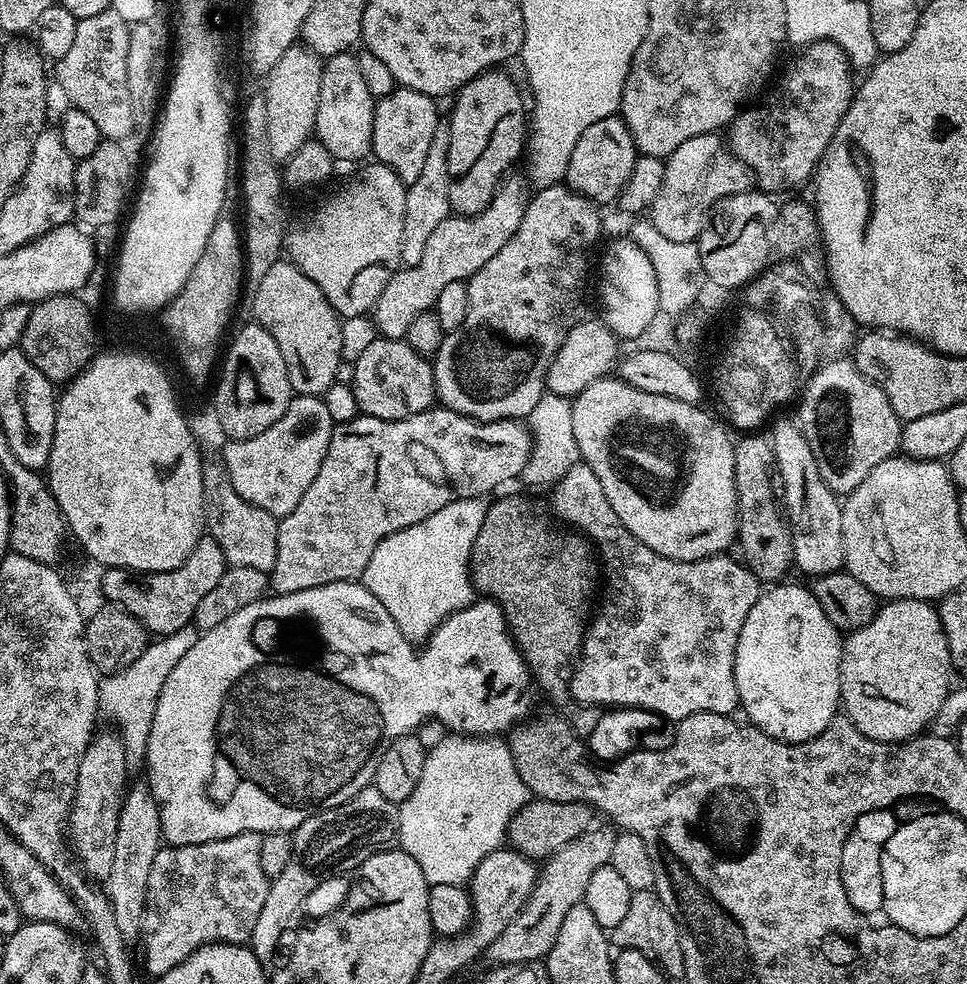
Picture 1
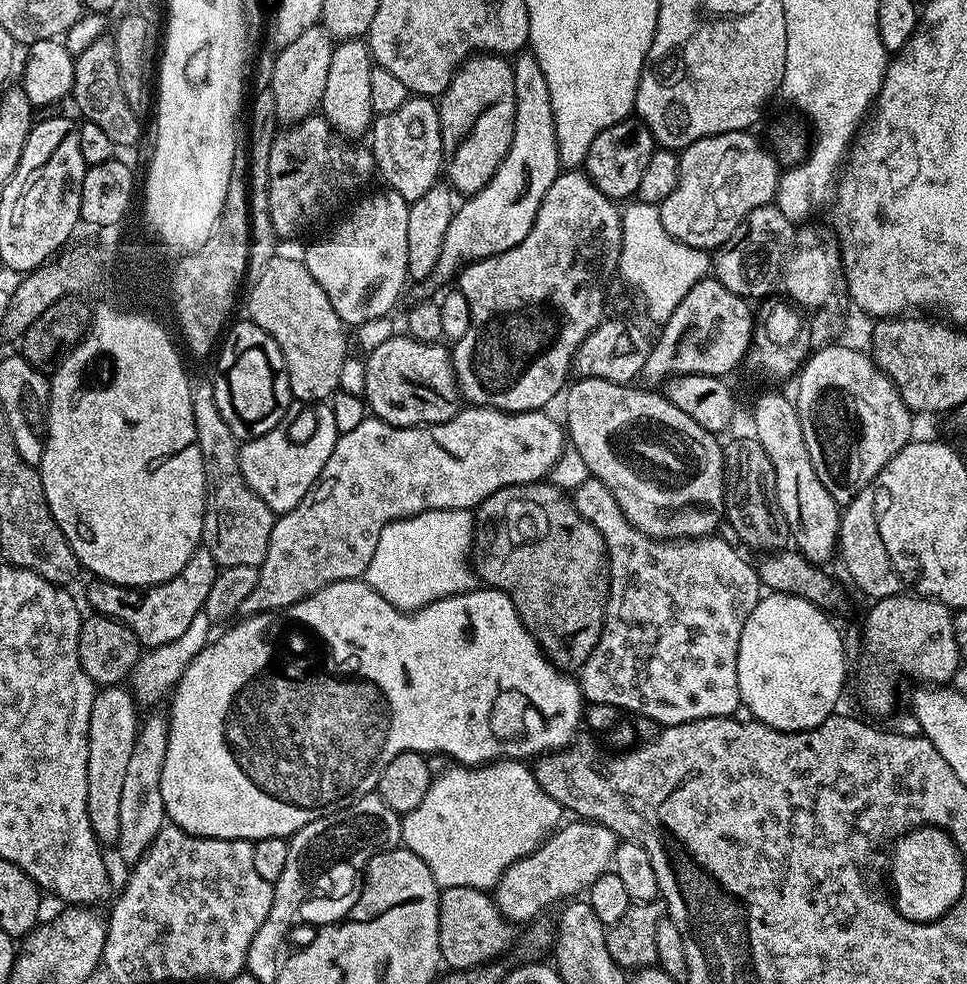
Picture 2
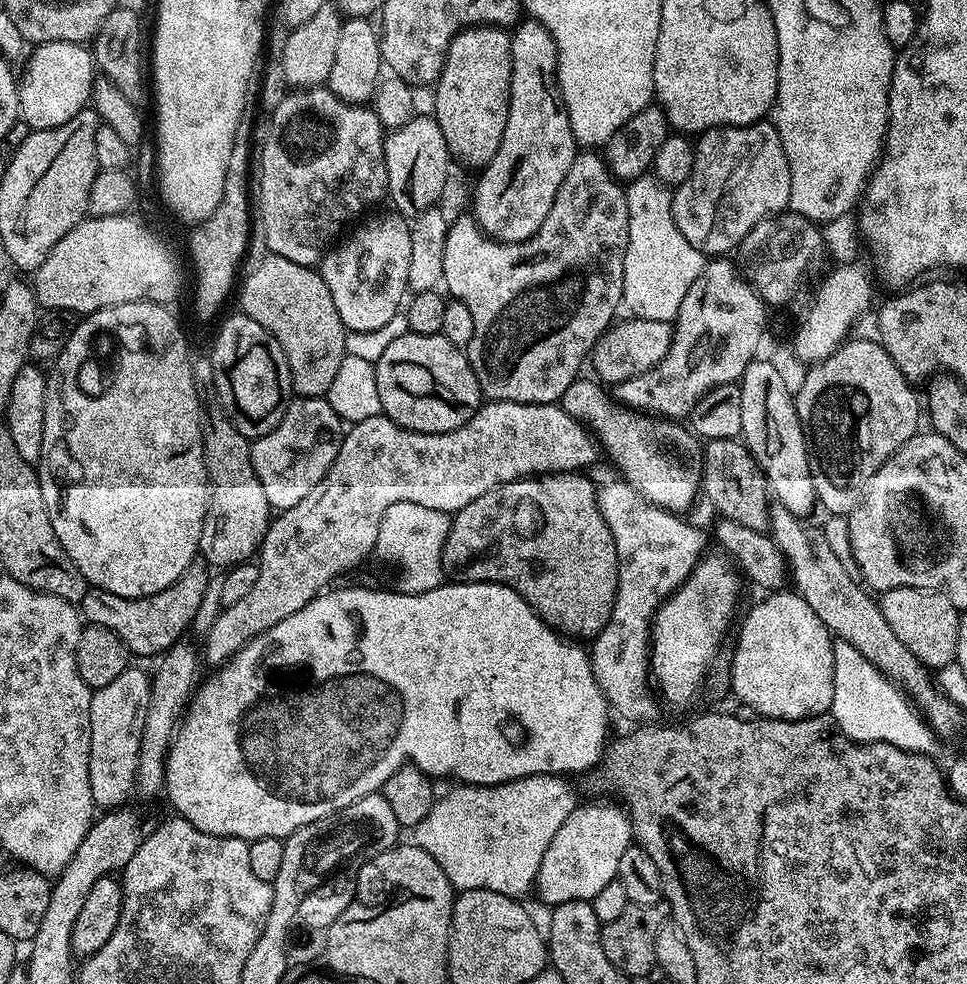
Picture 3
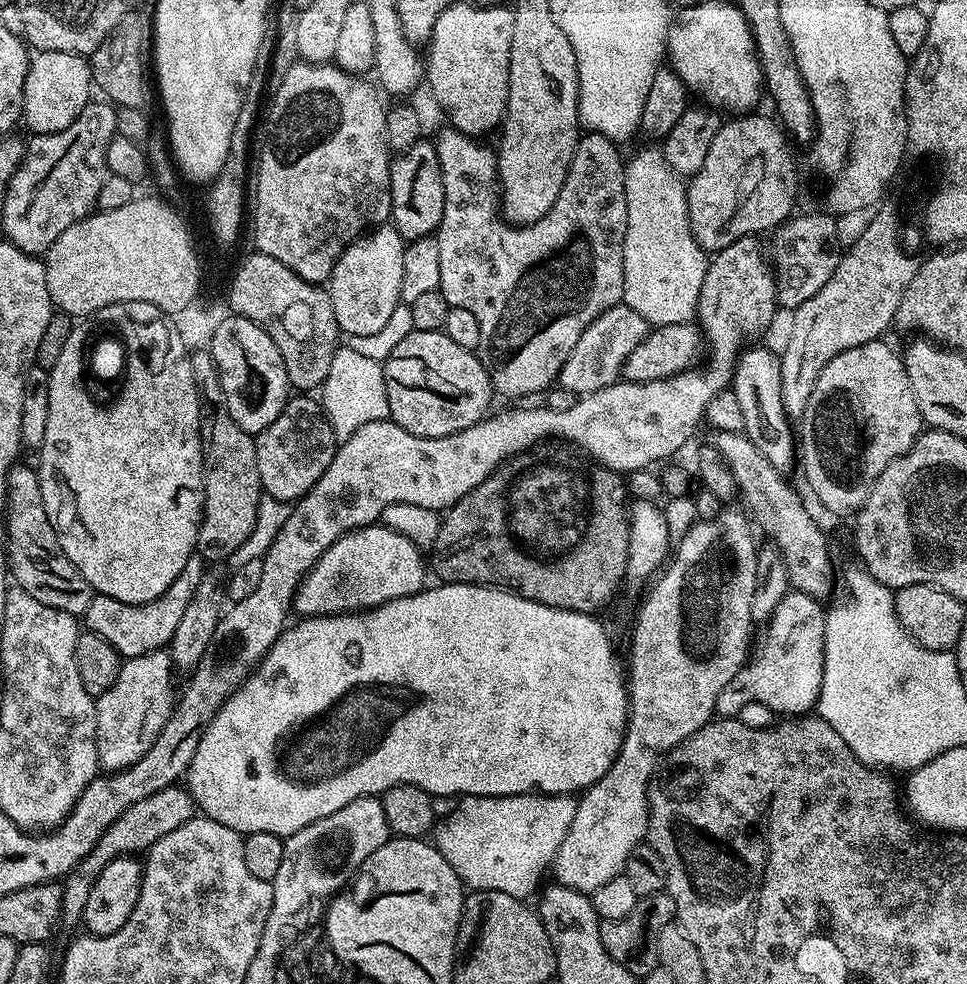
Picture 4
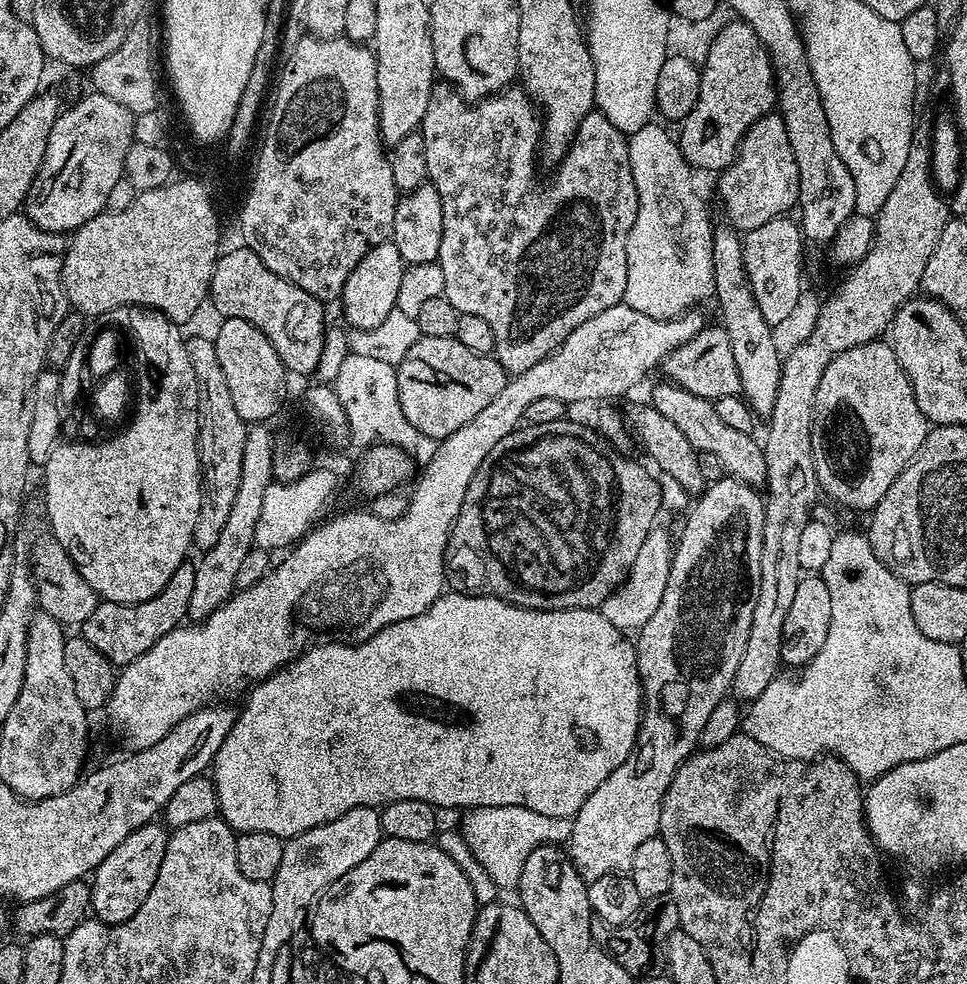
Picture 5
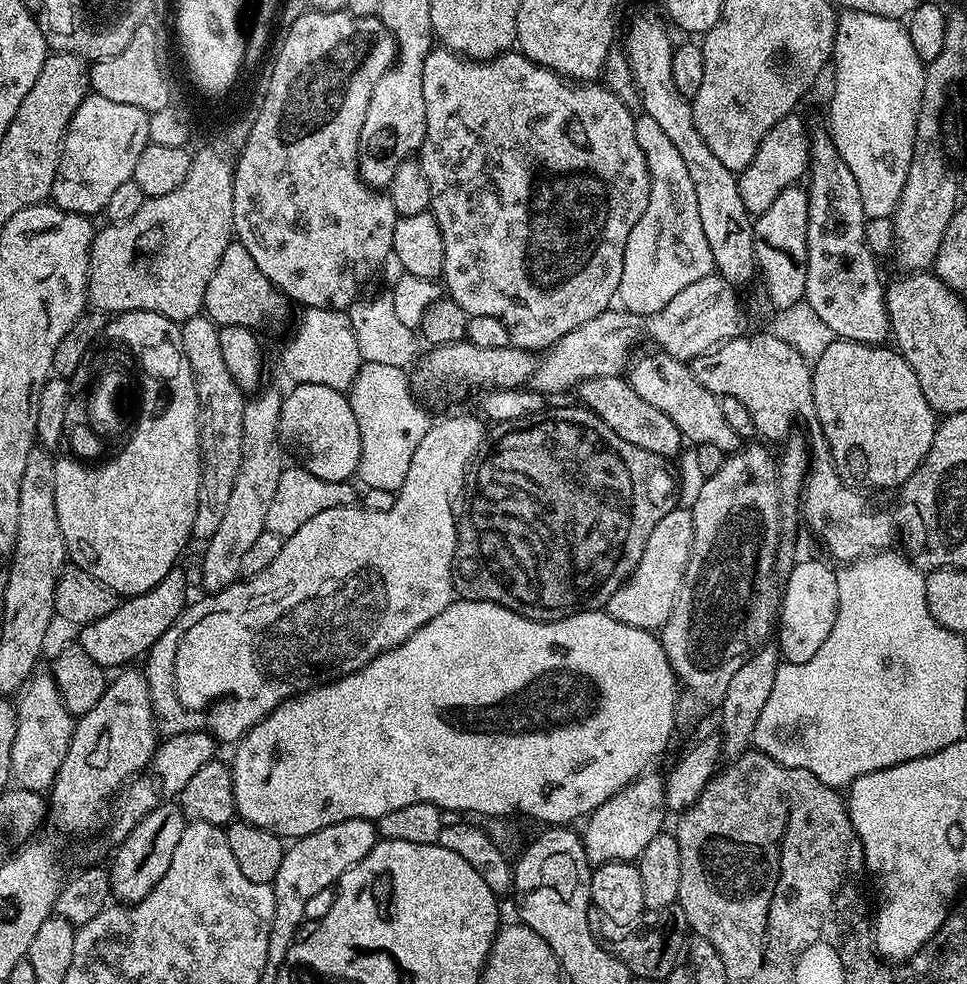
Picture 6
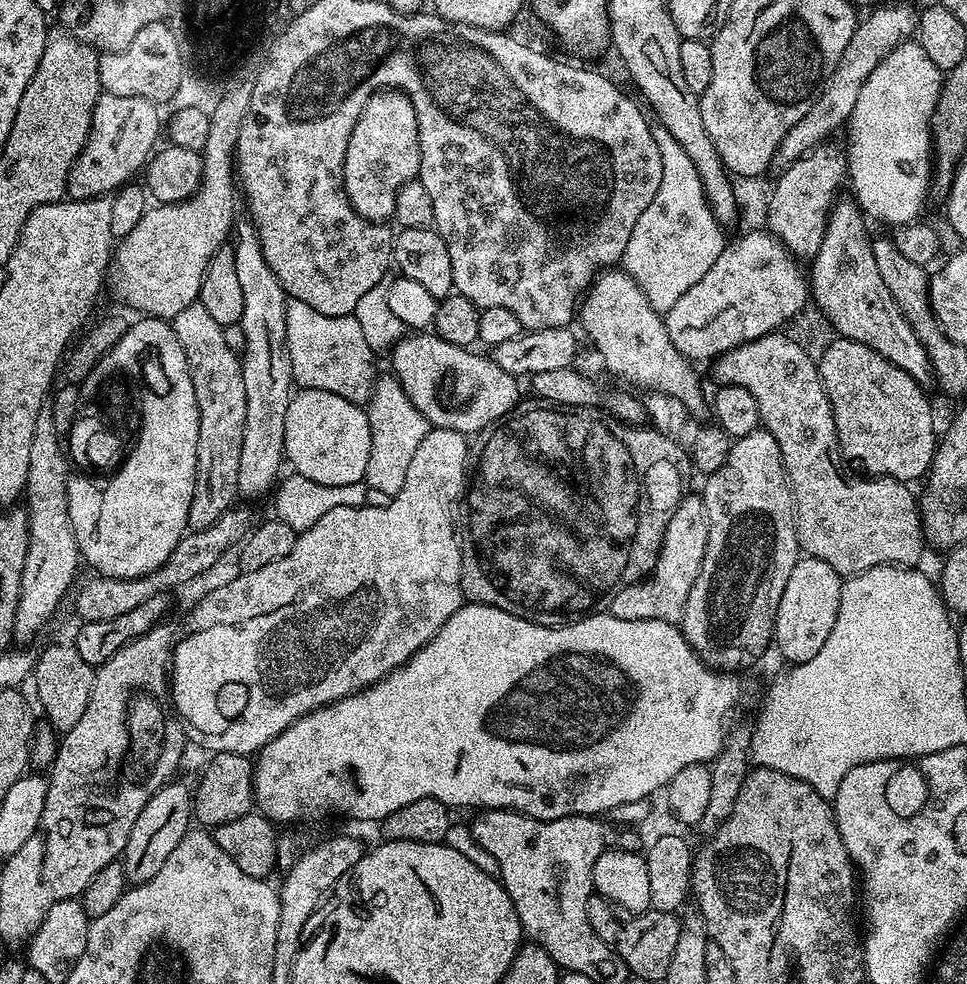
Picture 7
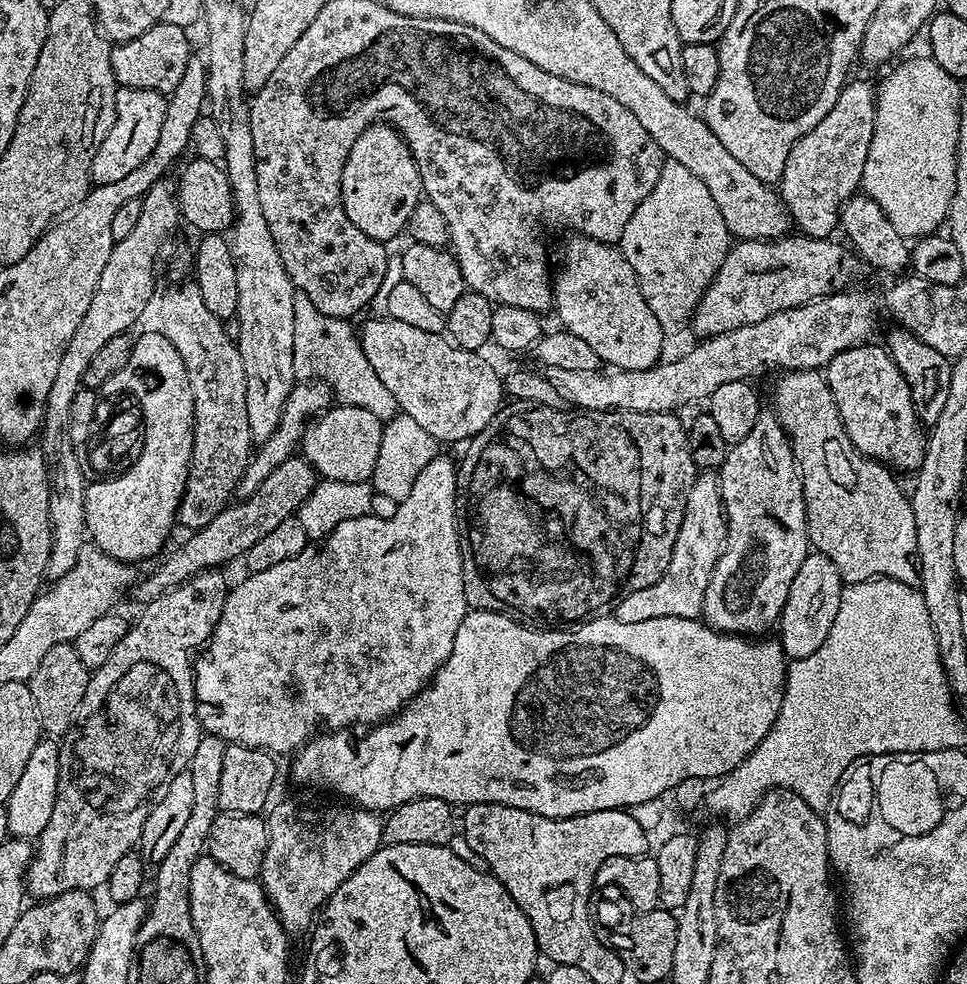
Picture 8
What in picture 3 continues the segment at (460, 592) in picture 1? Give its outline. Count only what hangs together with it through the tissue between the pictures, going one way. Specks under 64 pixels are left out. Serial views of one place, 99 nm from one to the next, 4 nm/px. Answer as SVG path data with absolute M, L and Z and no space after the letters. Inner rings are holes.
M394 502L394 506L382 514L374 556L396 568L399 591L418 594L445 583L442 550L451 525L449 513L430 510L430 506L418 506L414 502Z

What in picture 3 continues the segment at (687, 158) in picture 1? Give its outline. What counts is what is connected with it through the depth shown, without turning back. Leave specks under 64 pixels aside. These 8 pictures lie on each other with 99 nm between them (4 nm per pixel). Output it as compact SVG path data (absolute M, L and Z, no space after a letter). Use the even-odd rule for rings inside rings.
M757 122L741 128L709 128L699 133L690 178L672 192L672 214L678 230L682 230L682 238L686 238L694 250L708 258L720 258L735 253L742 238L746 238L758 222L781 215L789 202L790 166L786 162L786 150L782 150L782 138L778 138L778 130L770 122Z

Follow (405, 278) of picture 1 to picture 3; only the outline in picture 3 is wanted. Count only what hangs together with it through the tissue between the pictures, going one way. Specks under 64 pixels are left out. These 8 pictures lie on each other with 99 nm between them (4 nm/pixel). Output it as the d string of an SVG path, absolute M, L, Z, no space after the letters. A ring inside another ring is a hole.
M531 18L515 25L512 38L512 77L506 130L502 142L479 173L471 211L485 236L502 244L528 240L546 222L562 178L578 155L570 118L556 83L556 43L546 26Z

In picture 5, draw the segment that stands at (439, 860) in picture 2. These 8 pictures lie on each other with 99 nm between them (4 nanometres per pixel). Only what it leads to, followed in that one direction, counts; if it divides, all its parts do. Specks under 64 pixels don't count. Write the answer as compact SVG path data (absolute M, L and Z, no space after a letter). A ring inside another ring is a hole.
M486 806L474 808L464 820L464 840L487 879L493 880L500 890L515 889L522 878L526 858L543 844L563 845L572 835L572 820L567 816L554 818L526 810L522 806Z

